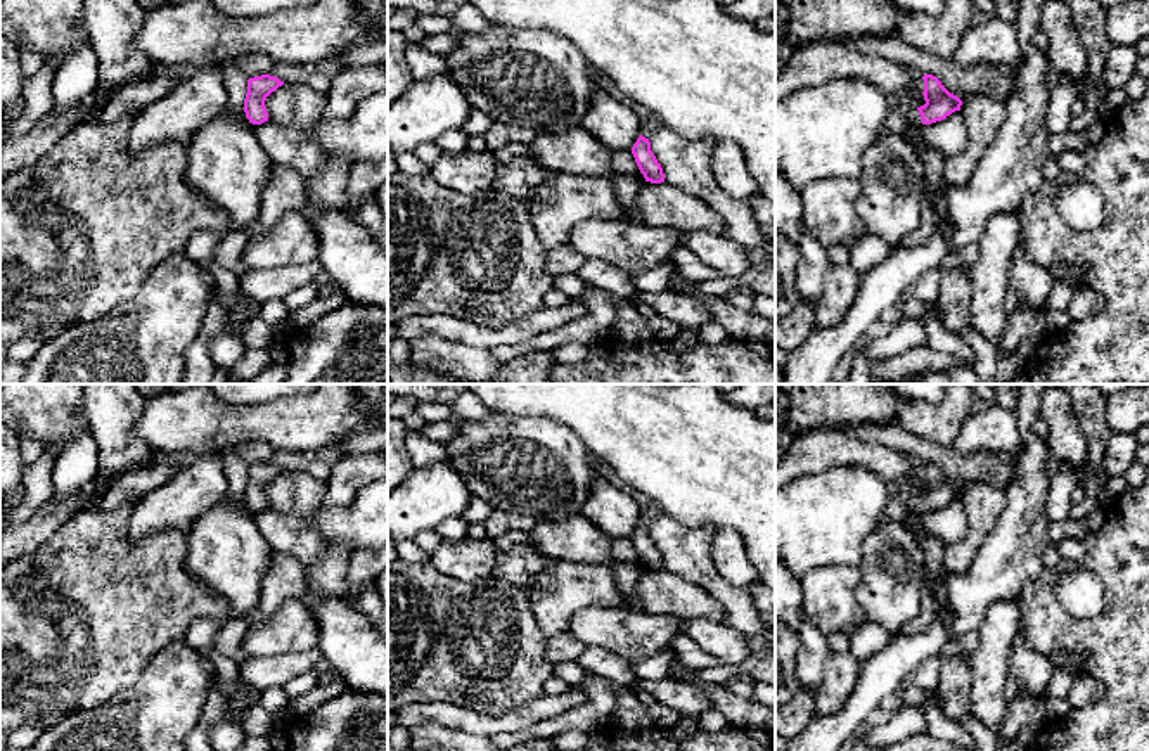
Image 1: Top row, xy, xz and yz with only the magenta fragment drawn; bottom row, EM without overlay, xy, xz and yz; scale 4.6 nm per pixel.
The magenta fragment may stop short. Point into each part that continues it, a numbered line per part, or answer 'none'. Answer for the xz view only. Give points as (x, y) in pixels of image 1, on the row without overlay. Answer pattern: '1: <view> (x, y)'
1: xz (649, 509)

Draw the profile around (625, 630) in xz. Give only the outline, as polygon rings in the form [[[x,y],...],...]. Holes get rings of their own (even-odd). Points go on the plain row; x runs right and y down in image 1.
[[[588,606],[576,613],[569,632],[587,647],[637,663],[668,649],[685,621],[677,614],[649,614],[633,606]]]

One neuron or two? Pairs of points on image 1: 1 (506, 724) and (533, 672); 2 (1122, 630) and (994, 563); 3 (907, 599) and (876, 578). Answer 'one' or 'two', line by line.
1: two
2: two
3: one

